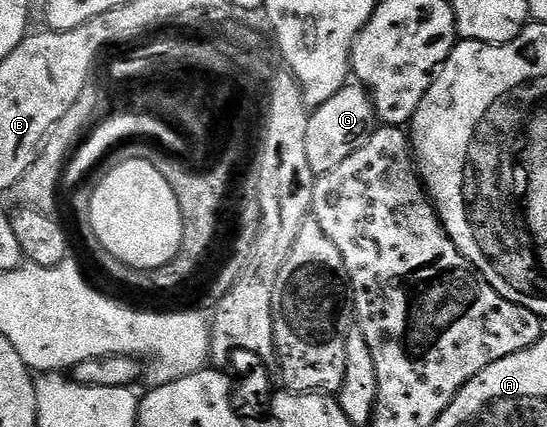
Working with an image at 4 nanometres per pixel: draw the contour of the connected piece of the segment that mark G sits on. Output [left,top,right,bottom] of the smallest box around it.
[306,83,378,174]

